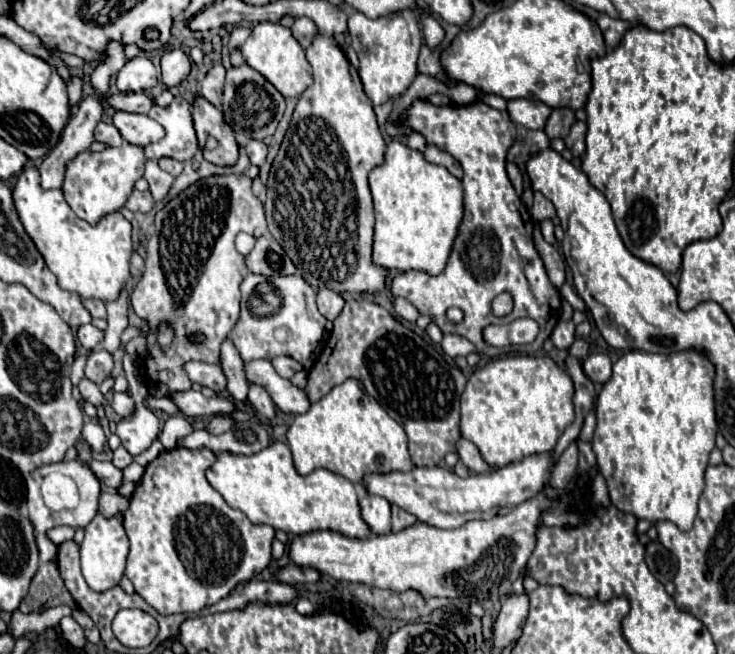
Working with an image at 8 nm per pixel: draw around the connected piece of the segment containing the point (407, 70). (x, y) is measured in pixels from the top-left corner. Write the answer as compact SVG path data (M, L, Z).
M399 10L381 18L367 18L363 12L353 12L349 16L349 36L351 46L359 56L359 78L363 82L365 94L373 104L383 104L389 98L401 96L413 78L417 76L417 56L423 44L423 34L419 28L417 14L413 10Z

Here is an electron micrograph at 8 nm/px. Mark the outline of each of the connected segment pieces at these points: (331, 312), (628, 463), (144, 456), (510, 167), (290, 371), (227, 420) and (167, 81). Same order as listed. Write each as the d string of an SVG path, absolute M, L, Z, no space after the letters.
M321 288L317 292L317 308L327 320L335 320L339 316L339 312L343 310L343 304L345 304L345 300L329 288Z
M681 350L675 354L627 352L615 366L613 376L605 382L597 398L597 428L593 436L593 452L597 466L607 480L611 502L637 518L649 522L671 520L681 530L689 530L697 516L697 500L703 492L703 474L709 452L715 446L717 418L715 418L715 366L703 350Z
M155 440L151 447L144 451L141 455L135 456L134 461L146 467L152 462L161 452L165 450L159 440Z
M509 162L509 164L507 164L507 174L509 174L509 180L511 180L515 192L521 196L521 194L523 194L523 174L521 174L521 170L519 170L515 164Z
M277 356L277 358L273 358L271 362L273 362L277 374L283 376L283 378L291 378L295 372L303 370L303 366L301 366L299 362L295 362L291 356Z
M213 416L213 418L207 422L205 430L207 430L209 434L223 434L223 432L227 432L231 426L233 426L231 416Z
M171 50L161 56L161 82L165 86L181 84L191 70L191 60L183 50Z

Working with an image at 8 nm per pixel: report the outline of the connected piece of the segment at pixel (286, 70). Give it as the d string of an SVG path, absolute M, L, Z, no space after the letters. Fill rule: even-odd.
M259 22L253 26L251 36L241 46L245 62L261 72L285 98L297 98L307 86L311 86L311 64L305 58L305 50L293 38L291 30L275 22Z

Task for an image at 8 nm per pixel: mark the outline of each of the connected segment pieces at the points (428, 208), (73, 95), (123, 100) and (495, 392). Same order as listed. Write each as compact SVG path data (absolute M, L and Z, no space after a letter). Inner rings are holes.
M393 140L387 146L385 162L369 174L371 194L375 202L375 244L373 244L373 262L389 268L389 270L423 270L431 276L441 274L447 258L451 254L451 246L455 234L459 232L459 222L463 218L463 186L461 182L449 174L447 168L431 164L423 158L423 152L409 148L407 144Z
M71 76L71 84L69 84L69 102L71 106L77 106L81 100L81 78L79 76Z
M127 92L127 94L115 94L115 96L107 96L105 98L115 110L125 110L125 112L139 112L139 114L147 114L151 110L151 106L155 104L155 100L147 94L135 94L135 92Z
M508 354L492 359L485 368L475 370L467 382L467 388L461 396L461 434L471 440L489 462L491 468L501 468L511 462L519 462L525 456L549 452L555 448L563 430L575 420L573 412L573 380L561 366L555 364L549 356L529 356L526 354ZM475 382L483 382L483 390L475 388Z

